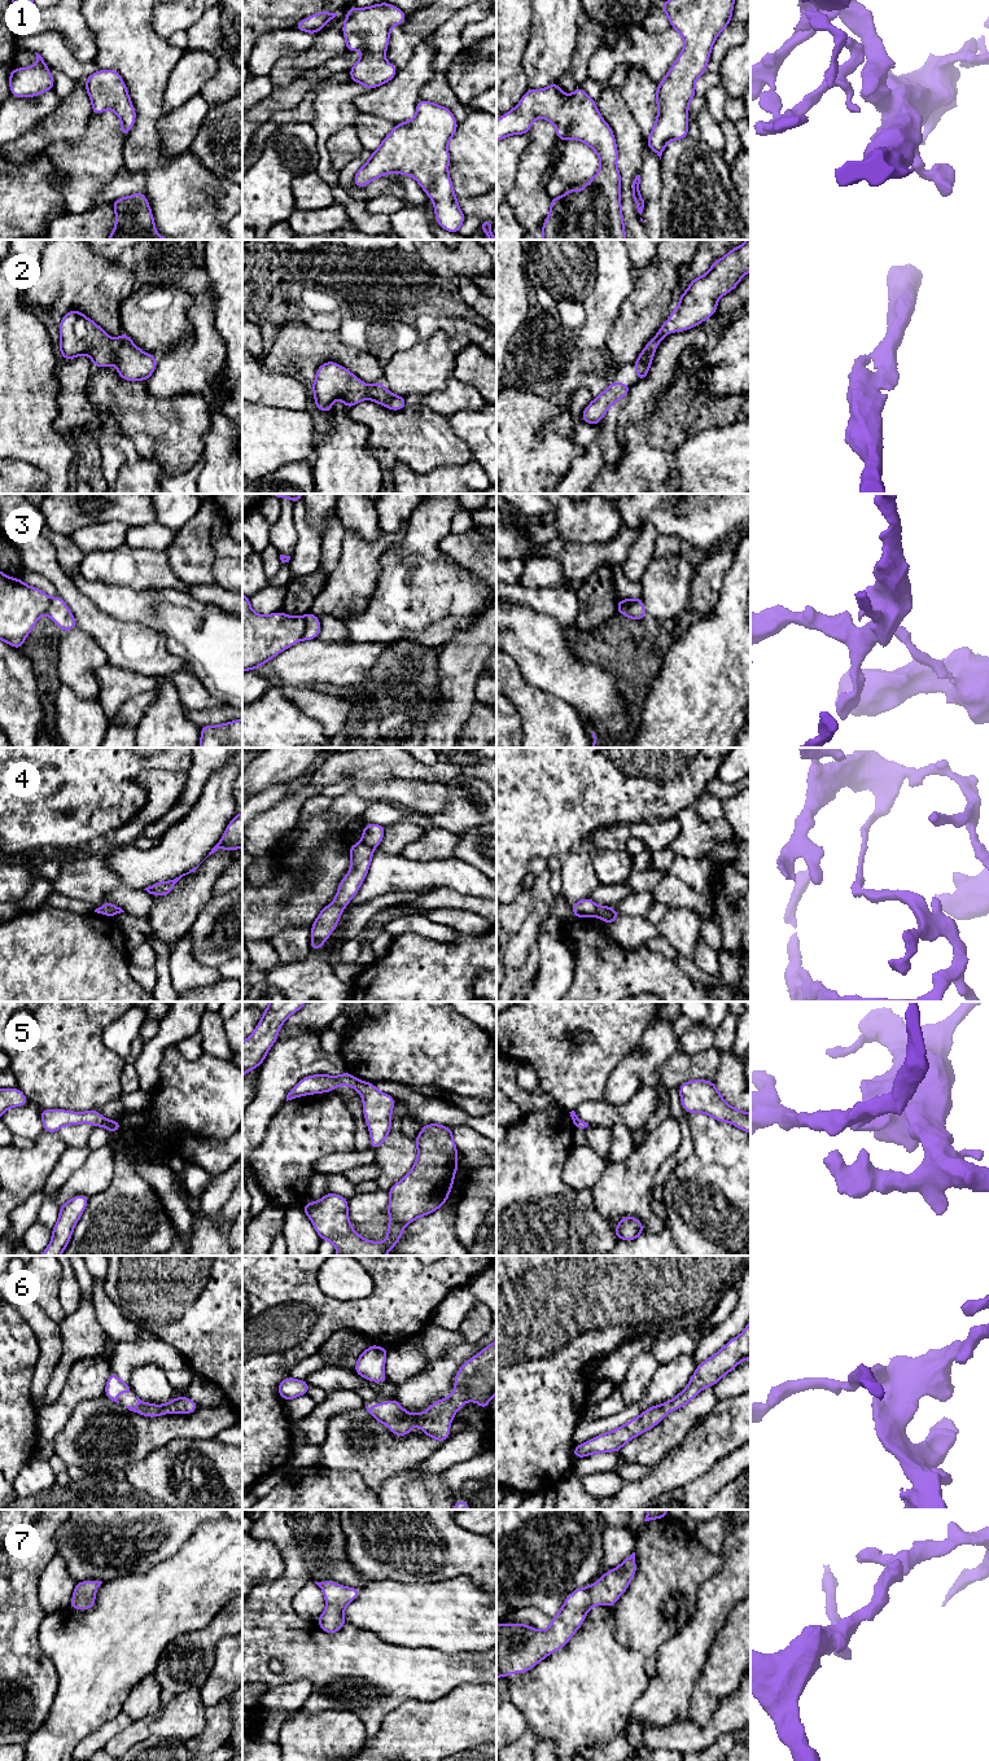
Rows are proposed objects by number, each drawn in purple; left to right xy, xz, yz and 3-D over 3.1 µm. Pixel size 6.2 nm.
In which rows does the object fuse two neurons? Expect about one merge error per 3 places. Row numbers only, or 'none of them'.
3, 4, 5

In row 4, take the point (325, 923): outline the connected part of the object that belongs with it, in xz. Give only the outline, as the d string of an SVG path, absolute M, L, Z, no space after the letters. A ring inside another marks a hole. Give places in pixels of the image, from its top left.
M362 841L349 846L351 864L347 875L338 884L337 894L332 903L324 907L311 925L311 950L319 951L321 945L336 929L343 908L358 893L371 867L373 847Z

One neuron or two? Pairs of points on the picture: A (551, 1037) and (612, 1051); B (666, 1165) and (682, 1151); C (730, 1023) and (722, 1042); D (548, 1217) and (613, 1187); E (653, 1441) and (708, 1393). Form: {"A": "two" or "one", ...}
{"A": "one", "B": "one", "C": "one", "D": "two", "E": "one"}

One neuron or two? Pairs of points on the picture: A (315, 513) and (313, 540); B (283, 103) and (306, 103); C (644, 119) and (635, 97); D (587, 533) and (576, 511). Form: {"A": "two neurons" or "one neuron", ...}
{"A": "two neurons", "B": "two neurons", "C": "one neuron", "D": "one neuron"}

